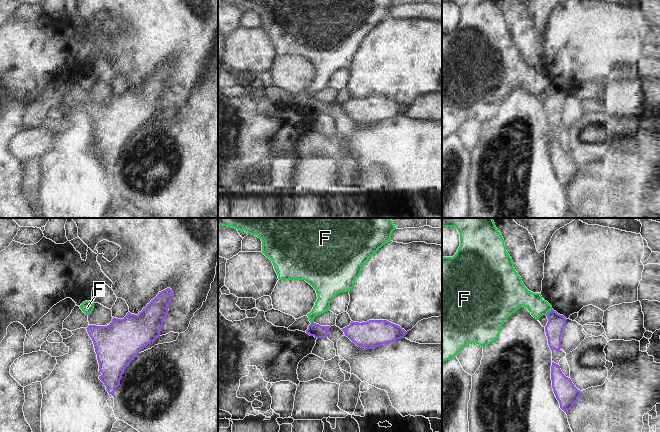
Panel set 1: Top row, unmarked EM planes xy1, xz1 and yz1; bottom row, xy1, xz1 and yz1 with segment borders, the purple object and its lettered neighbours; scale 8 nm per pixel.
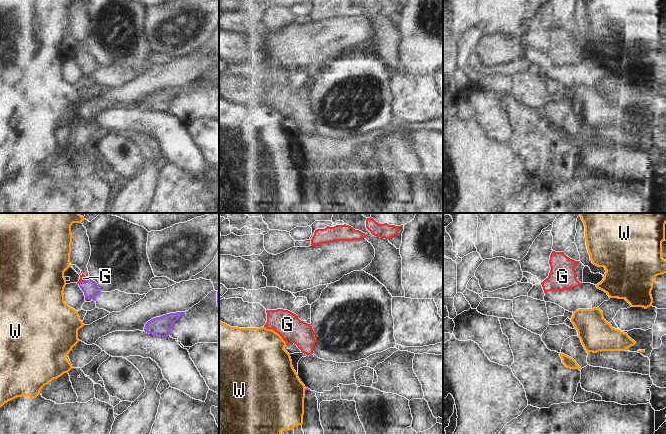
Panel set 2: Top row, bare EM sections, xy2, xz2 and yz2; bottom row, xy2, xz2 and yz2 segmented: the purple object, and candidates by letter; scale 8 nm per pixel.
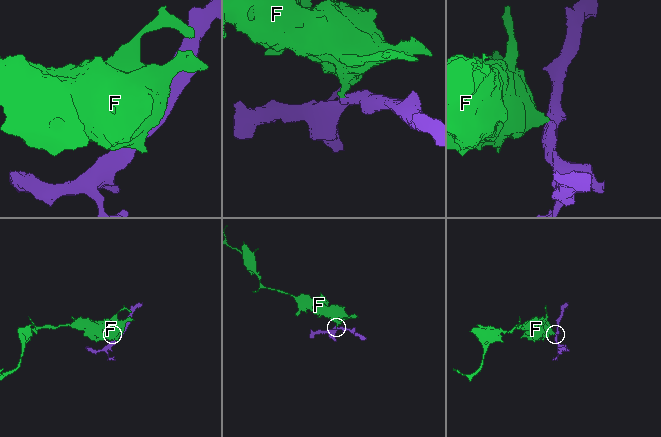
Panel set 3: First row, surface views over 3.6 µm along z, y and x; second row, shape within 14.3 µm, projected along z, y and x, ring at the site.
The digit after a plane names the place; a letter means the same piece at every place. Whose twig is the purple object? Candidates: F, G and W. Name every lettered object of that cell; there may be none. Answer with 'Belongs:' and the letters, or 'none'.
Belongs: G

